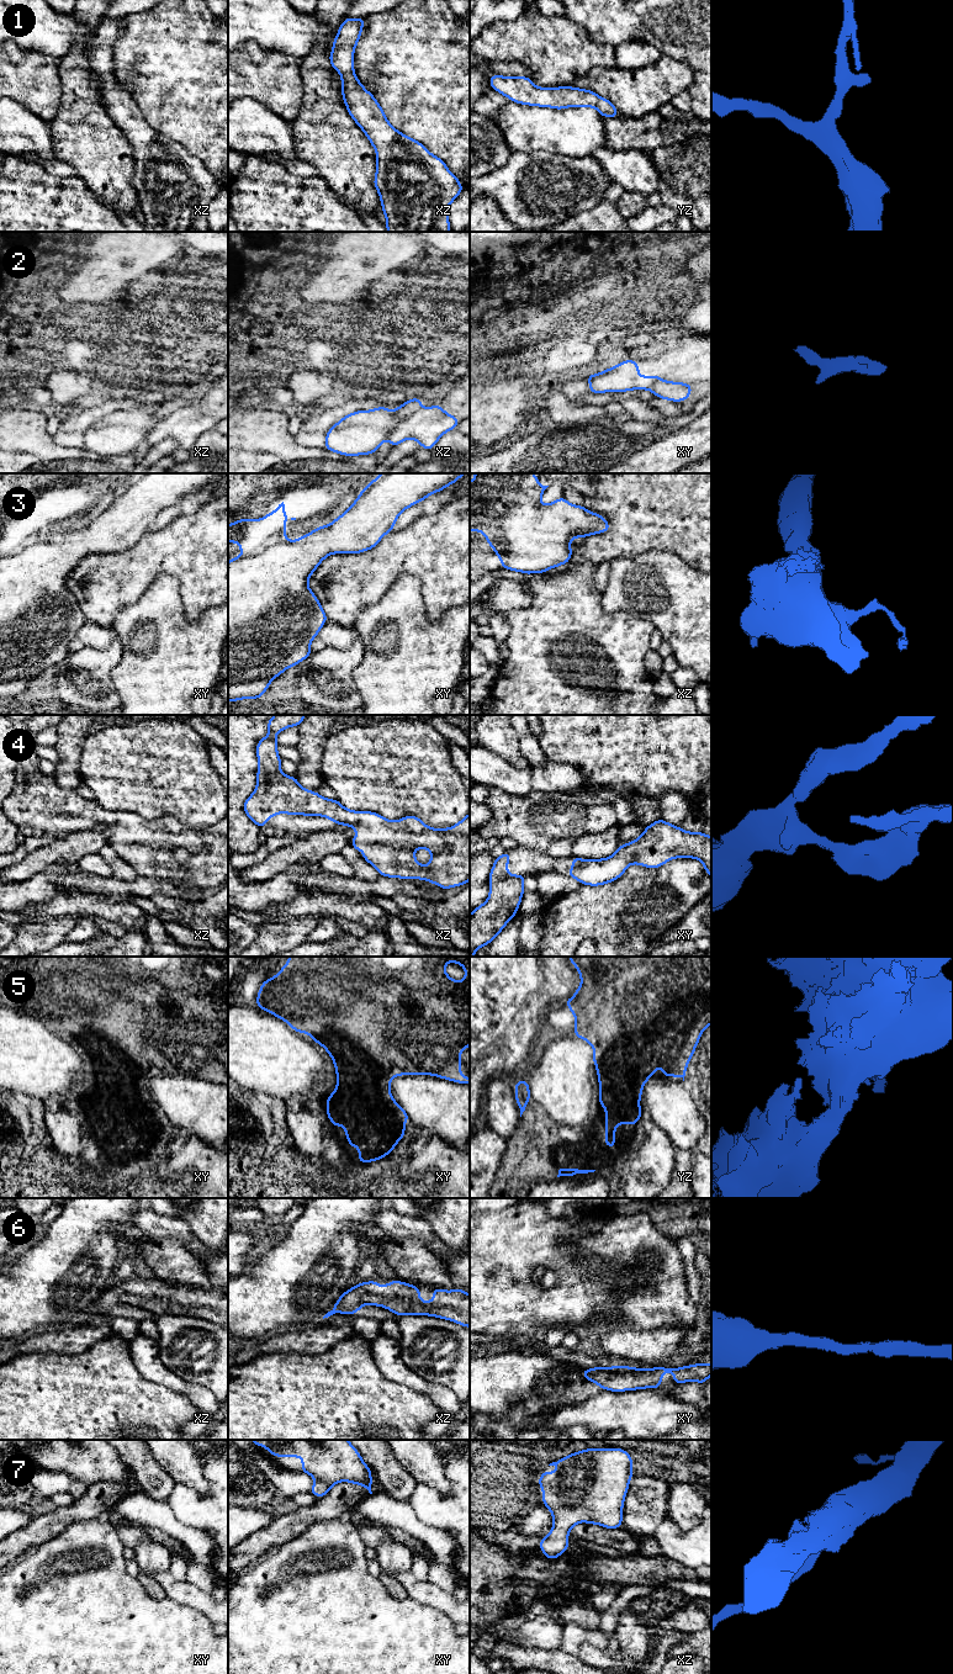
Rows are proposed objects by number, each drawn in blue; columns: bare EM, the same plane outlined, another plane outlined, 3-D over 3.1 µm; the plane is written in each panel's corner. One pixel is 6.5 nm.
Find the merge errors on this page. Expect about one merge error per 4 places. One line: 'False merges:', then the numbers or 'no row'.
False merges: 2

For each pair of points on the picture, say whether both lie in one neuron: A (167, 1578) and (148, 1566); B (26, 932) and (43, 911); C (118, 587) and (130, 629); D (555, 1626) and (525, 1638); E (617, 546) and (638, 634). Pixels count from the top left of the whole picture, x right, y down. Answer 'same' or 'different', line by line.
A: different
B: different
C: different
D: same
E: different

